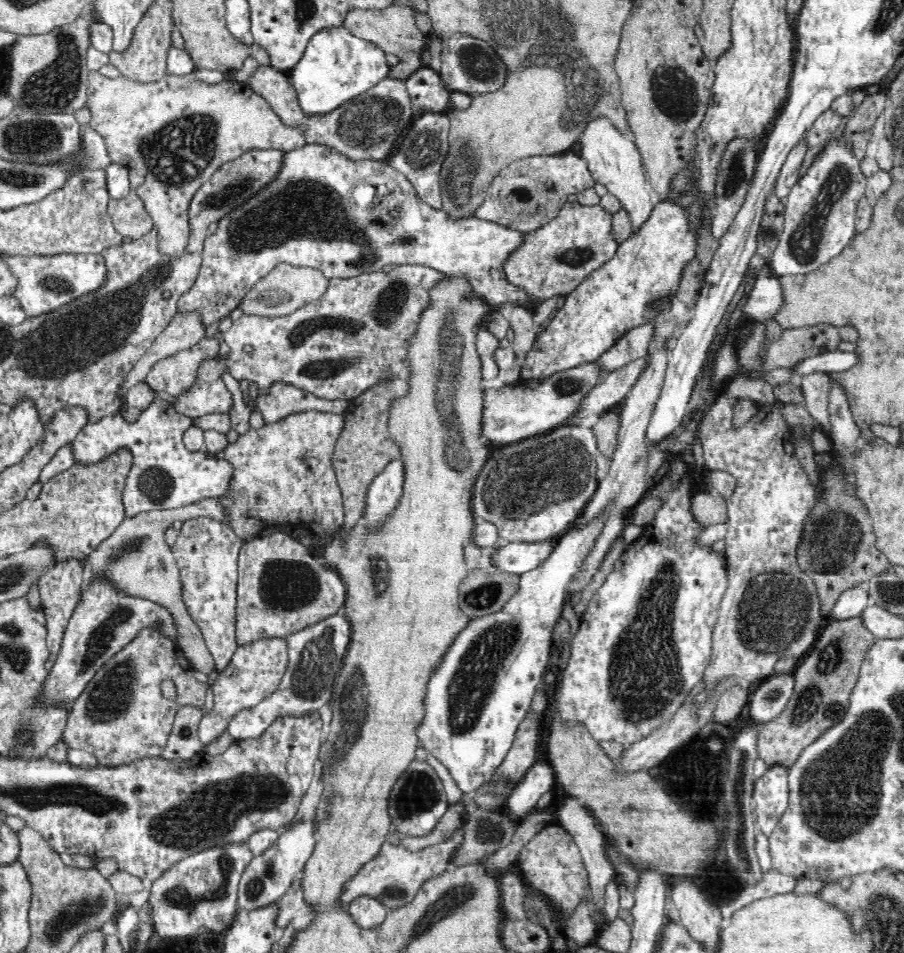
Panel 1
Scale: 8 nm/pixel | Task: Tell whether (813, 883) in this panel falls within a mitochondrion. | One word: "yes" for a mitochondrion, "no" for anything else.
no

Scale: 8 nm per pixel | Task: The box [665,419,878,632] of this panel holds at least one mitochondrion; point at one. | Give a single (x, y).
(835, 542)

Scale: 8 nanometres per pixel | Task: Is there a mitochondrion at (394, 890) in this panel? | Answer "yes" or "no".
yes

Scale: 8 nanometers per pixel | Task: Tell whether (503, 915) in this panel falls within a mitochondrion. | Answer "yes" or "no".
no

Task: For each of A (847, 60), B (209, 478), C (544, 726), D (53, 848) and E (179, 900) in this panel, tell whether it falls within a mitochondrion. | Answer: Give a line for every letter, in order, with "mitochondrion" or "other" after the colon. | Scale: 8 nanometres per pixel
A: other
B: other
C: other
D: other
E: mitochondrion

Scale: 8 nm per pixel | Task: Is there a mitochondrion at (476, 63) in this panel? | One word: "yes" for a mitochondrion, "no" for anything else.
yes

